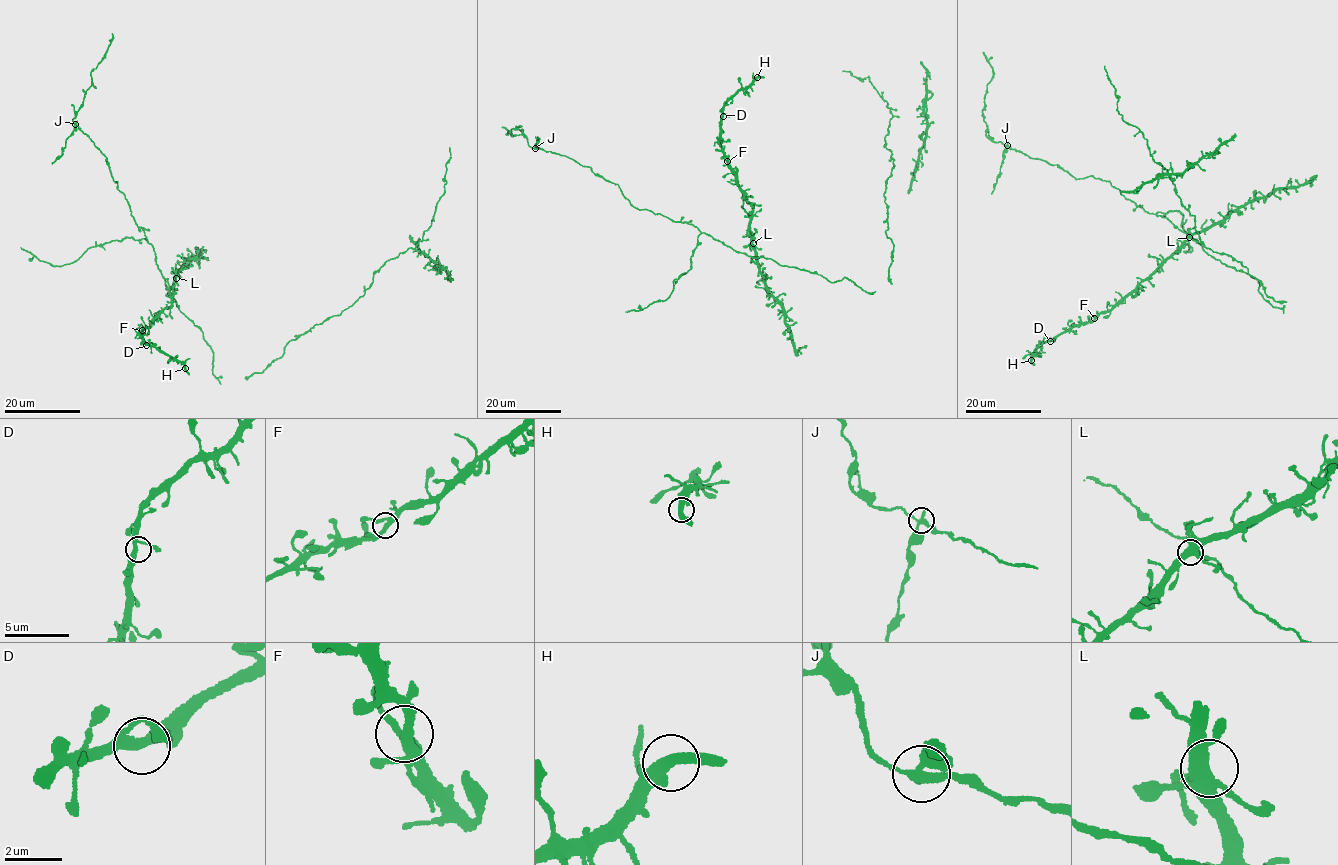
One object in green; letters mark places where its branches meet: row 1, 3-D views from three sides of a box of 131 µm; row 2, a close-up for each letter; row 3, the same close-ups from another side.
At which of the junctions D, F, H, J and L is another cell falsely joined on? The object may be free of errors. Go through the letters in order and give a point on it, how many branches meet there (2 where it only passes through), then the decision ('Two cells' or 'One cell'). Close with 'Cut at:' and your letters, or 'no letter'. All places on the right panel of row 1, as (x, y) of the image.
D: Place: (1050, 341). Branches: 3. One cell
F: Place: (1094, 318). Branches: 3. One cell
H: Place: (1031, 360). Branches: 3. One cell
J: Place: (1007, 145). Branches: 3. Two cells
L: Place: (1189, 237). Branches: 3. One cell
Cut at: J

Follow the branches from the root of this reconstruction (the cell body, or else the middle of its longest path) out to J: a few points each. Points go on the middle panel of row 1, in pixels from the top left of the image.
J: (830, 281), (771, 259), (749, 257), (690, 224), (637, 208), (617, 184), (589, 167), (535, 148)

